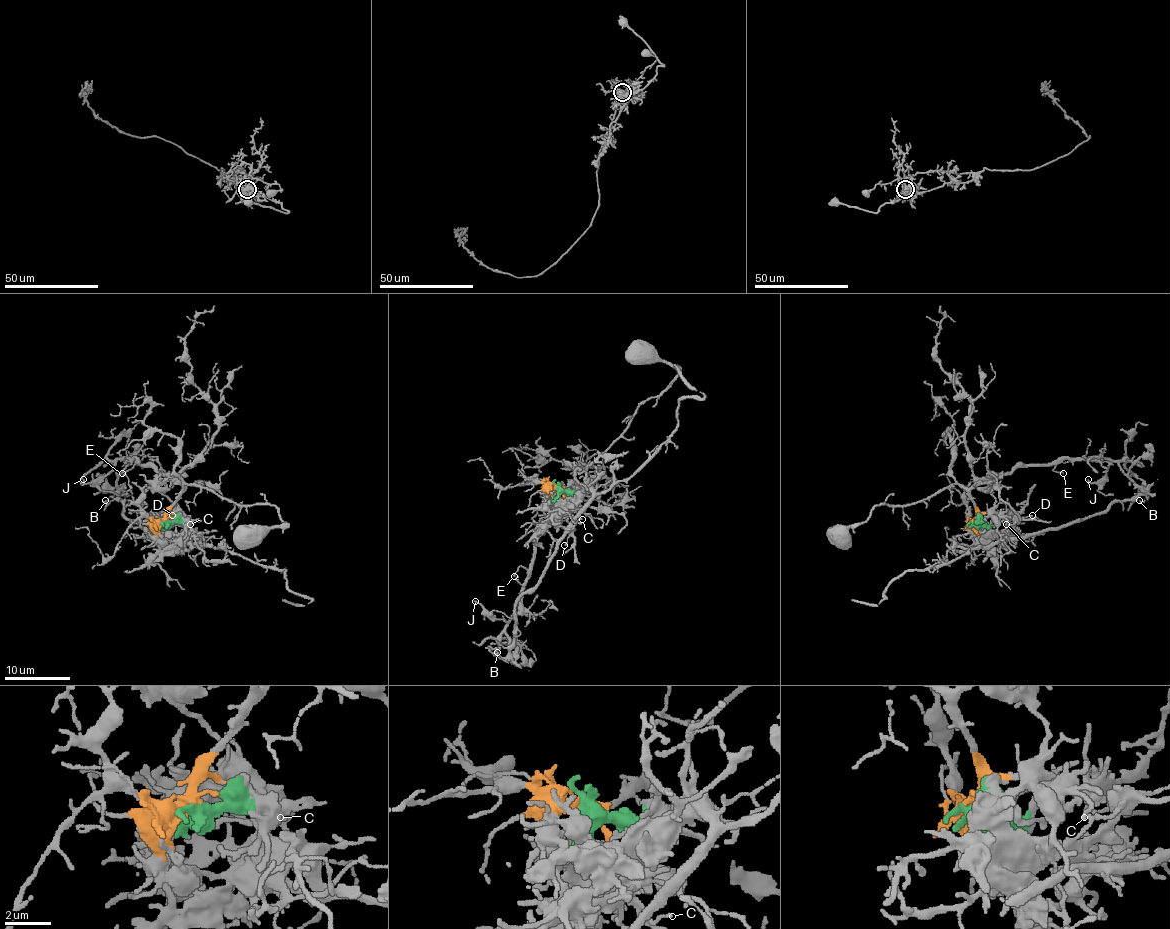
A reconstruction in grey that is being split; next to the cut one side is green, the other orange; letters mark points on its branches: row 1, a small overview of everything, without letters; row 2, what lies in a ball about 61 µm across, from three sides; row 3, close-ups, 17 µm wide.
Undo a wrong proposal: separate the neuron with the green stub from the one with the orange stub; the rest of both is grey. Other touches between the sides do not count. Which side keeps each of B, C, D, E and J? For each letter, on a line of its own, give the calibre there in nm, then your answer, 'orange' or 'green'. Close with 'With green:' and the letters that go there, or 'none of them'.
B: calibre 200 nm; green
C: calibre 100 nm; green
D: calibre 130 nm; green
E: calibre 110 nm; orange
J: calibre 180 nm; orange
With green: B, C, D

